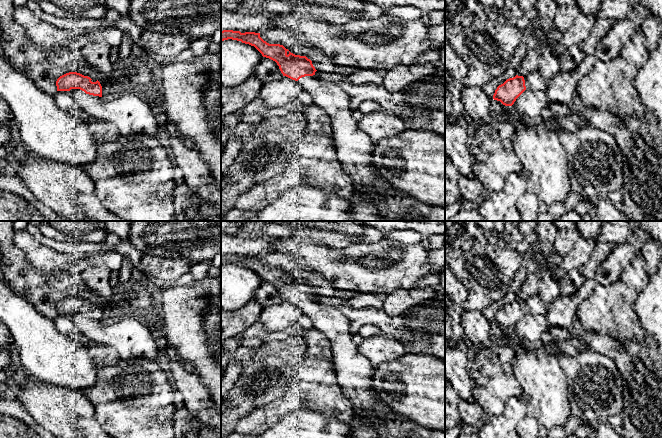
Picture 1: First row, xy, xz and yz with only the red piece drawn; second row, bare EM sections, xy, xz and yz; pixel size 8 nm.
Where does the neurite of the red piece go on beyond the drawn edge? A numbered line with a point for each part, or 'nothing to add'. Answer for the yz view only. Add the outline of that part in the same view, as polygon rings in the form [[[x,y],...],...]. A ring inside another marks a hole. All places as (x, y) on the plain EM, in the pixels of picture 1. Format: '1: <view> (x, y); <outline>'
1: yz (534, 304); [[[538,294],[533,295],[523,301],[525,304],[526,313],[531,313],[534,315],[541,314],[544,316],[547,315],[550,305],[544,303]]]

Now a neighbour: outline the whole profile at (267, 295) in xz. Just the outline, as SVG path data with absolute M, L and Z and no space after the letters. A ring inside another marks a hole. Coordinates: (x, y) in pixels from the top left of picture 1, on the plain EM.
M263 281L254 294L254 299L263 307L268 308L282 303L277 287L269 282Z

